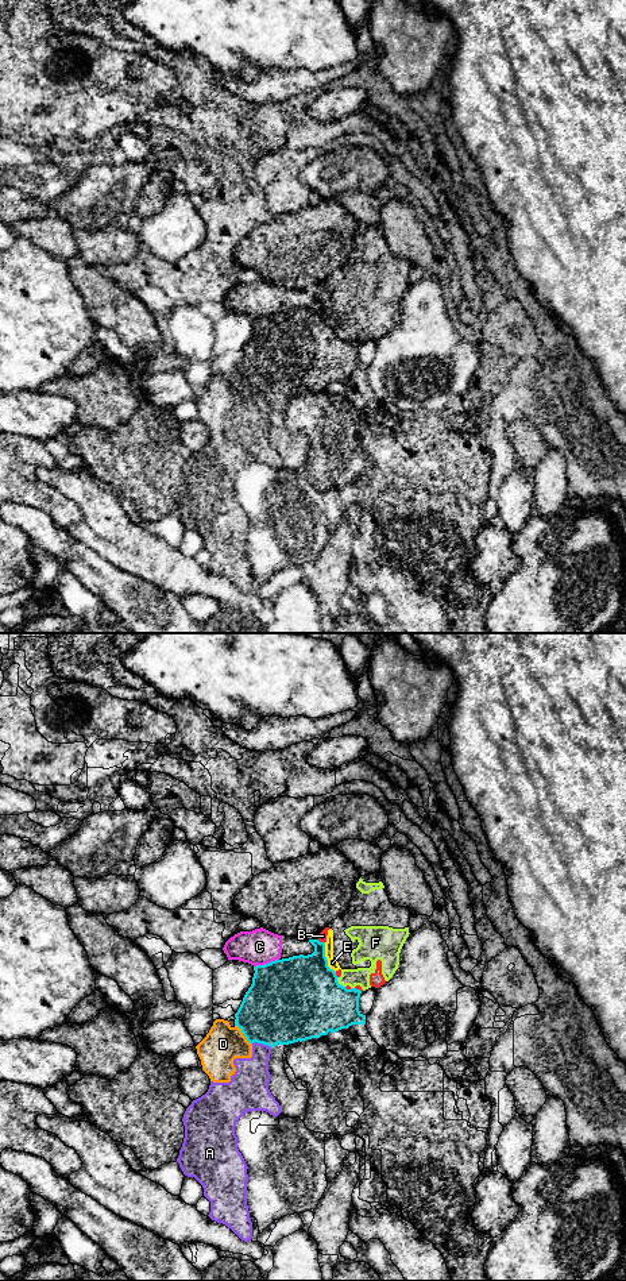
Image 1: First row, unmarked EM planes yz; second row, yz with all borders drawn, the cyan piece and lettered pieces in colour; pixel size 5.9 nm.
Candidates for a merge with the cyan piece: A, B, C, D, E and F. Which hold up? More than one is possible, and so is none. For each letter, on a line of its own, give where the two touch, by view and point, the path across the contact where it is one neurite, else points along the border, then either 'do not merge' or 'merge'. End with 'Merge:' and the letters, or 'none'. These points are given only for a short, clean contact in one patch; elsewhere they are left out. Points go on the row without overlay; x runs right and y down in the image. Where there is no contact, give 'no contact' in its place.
A: contact yz (261, 394); border yz (251, 396), (261, 394), (270, 400); do not merge
B: contact yz (321, 294); do not merge
C: contact yz (266, 316); do not merge
D: contact yz (242, 384); border yz (235, 371), (242, 386), (251, 397); do not merge
E: contact yz (325, 309); do not merge
F: contact yz (337, 335); border yz (336, 330), (344, 339); do not merge
Merge: none

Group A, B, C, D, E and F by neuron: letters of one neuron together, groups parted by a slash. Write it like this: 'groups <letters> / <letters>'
groups A D / B E F / C

